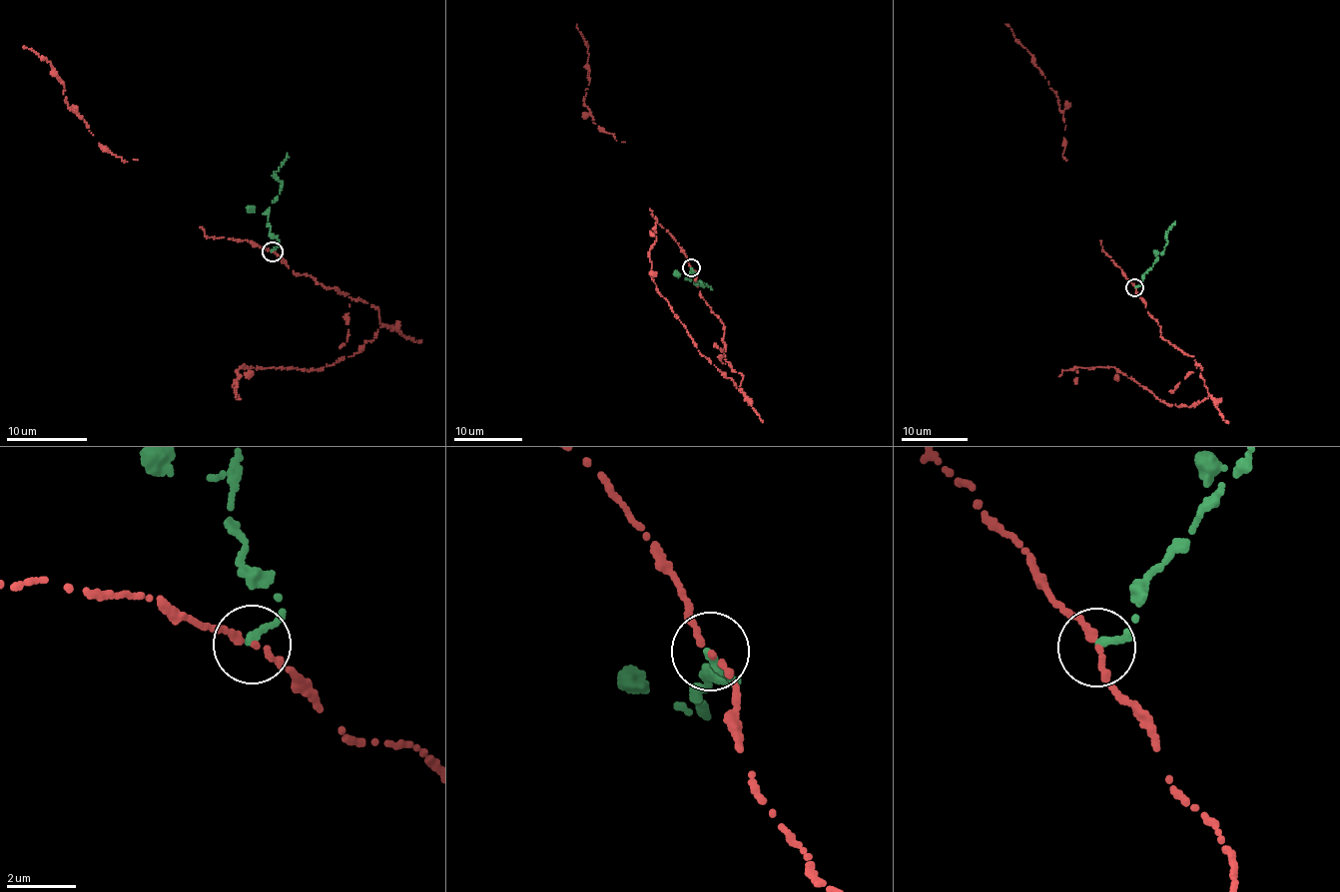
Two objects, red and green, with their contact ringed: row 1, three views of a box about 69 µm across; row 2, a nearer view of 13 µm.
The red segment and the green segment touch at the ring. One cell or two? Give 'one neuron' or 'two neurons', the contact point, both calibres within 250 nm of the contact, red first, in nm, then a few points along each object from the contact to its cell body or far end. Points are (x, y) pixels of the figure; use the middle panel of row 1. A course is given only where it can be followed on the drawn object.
two neurons; place (691, 267); calibres 170 and 200 nm; course red (692, 268), (700, 293), (723, 326), (723, 355), (743, 378), (739, 389), (701, 354), (652, 277), (655, 217); course green (690, 268), (697, 274), (690, 273), (691, 279), (703, 286), (701, 280), (711, 288)

